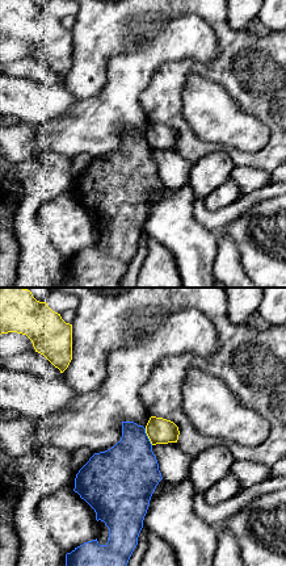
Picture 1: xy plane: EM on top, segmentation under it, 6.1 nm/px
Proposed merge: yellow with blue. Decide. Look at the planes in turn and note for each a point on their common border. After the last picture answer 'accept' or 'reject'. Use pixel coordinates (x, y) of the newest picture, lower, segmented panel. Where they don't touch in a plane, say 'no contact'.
(148, 436)

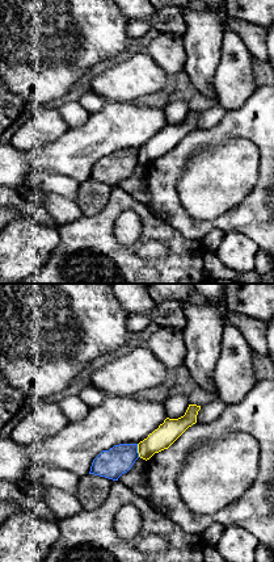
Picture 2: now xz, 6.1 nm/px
(138, 451)

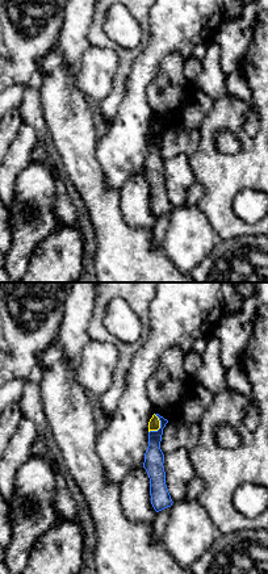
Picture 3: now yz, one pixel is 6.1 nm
(159, 426)

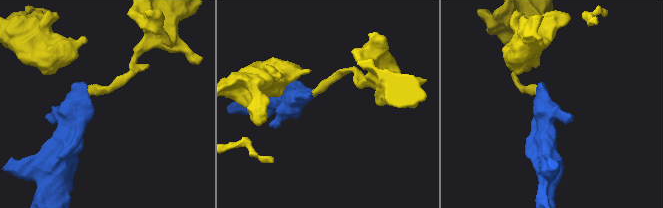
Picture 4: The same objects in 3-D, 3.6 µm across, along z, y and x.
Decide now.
reject

